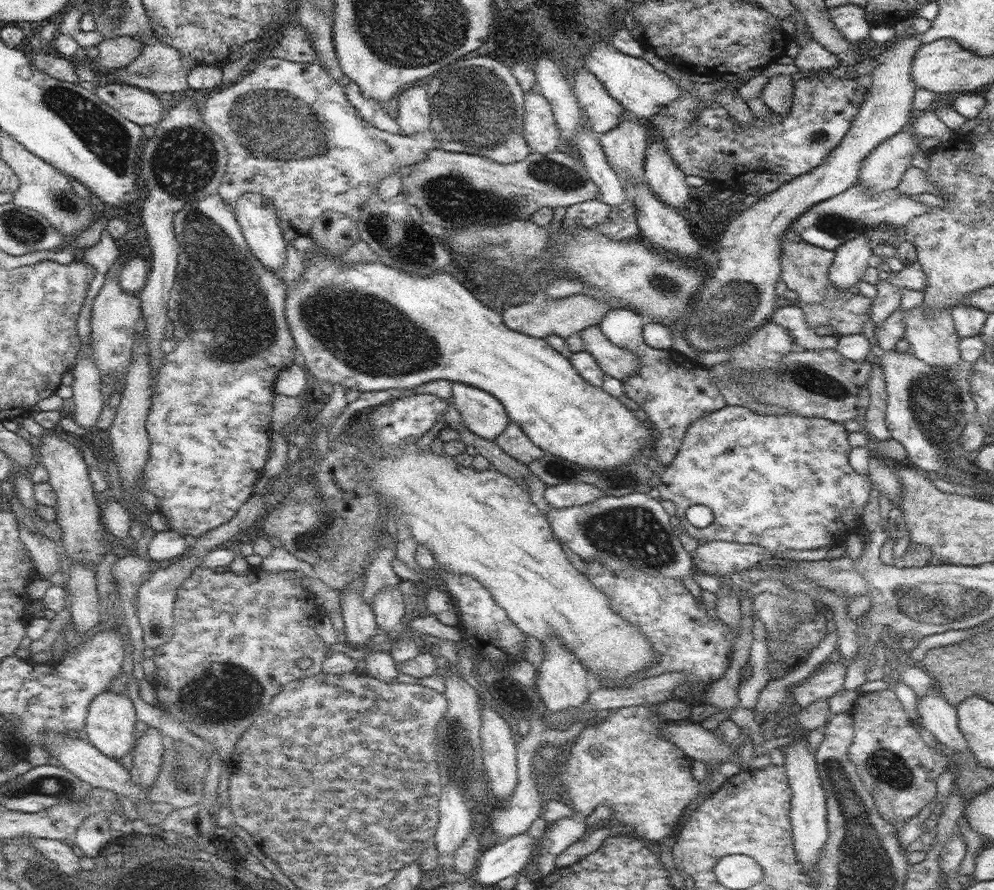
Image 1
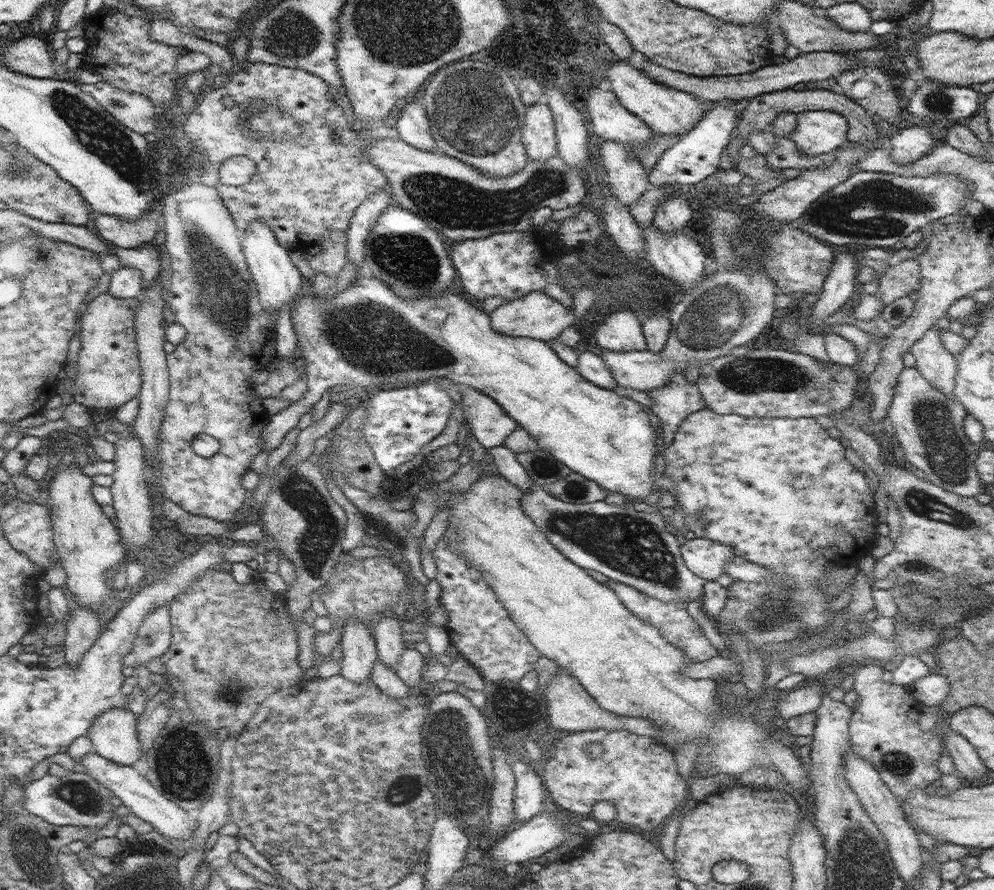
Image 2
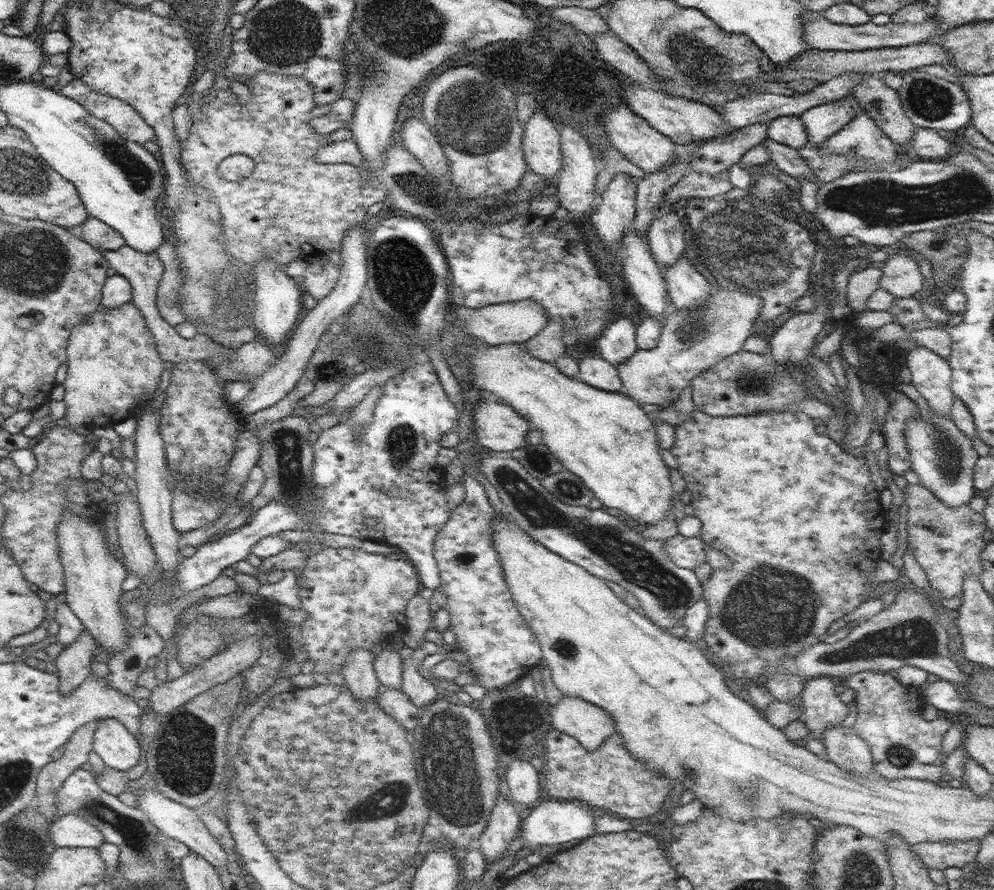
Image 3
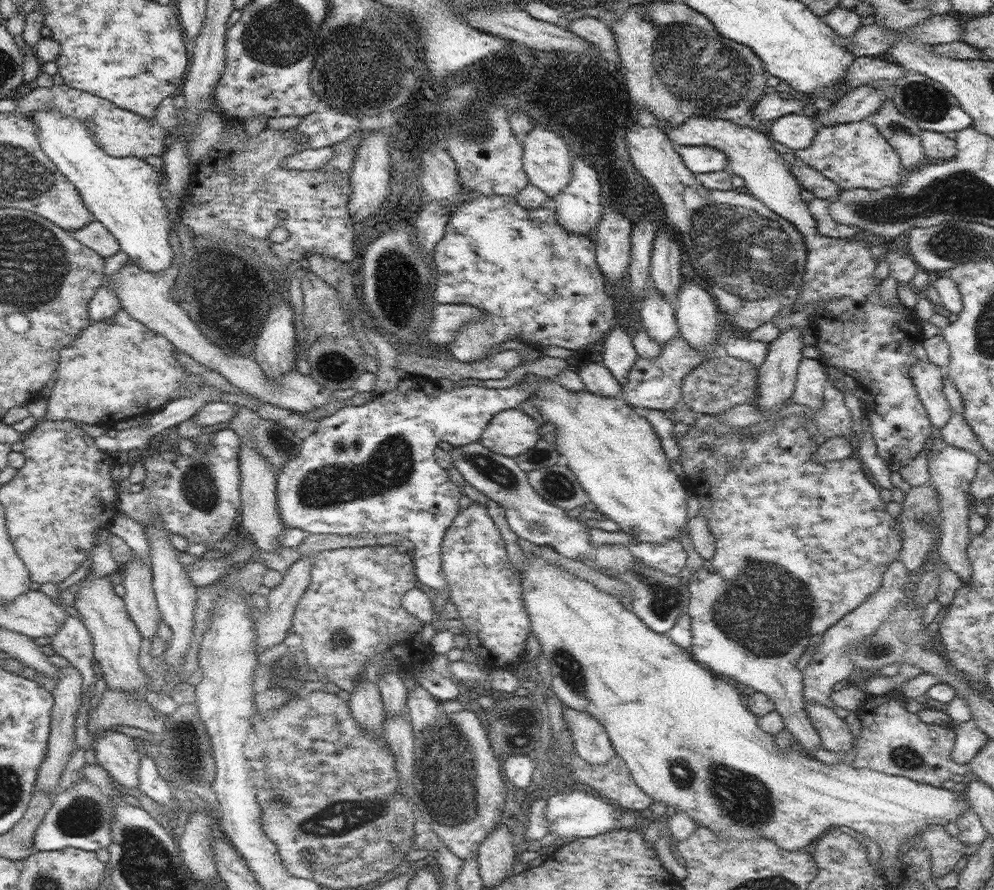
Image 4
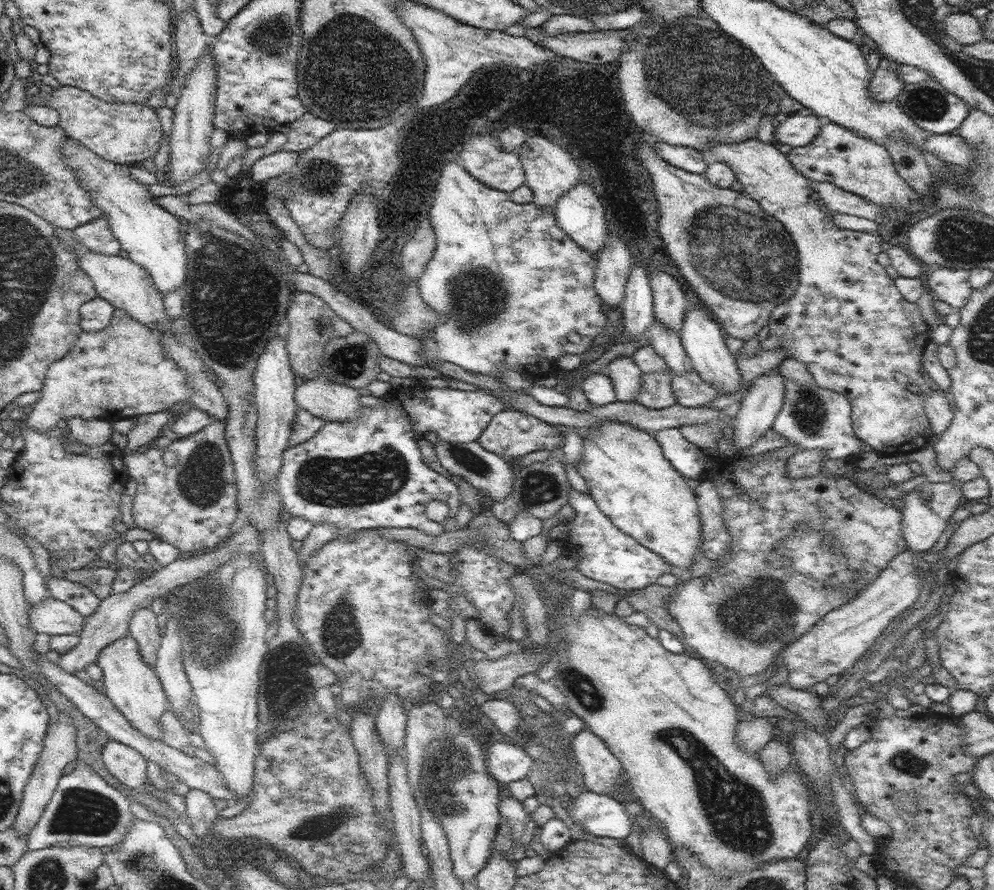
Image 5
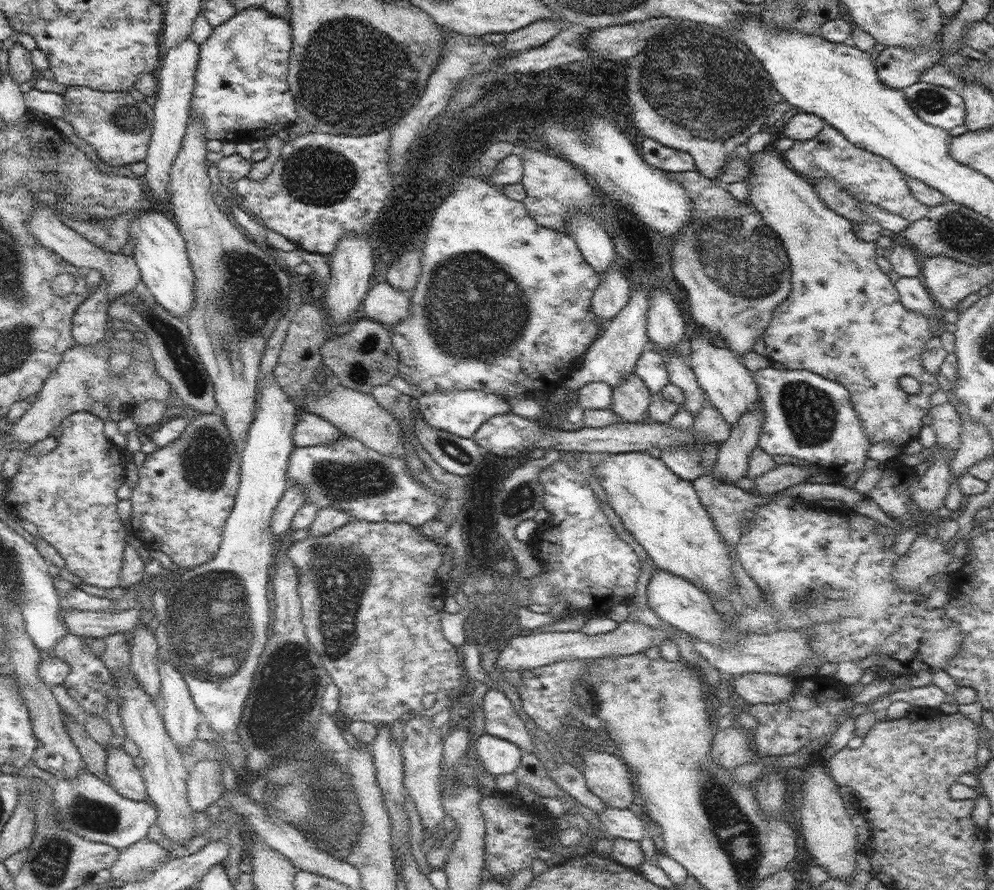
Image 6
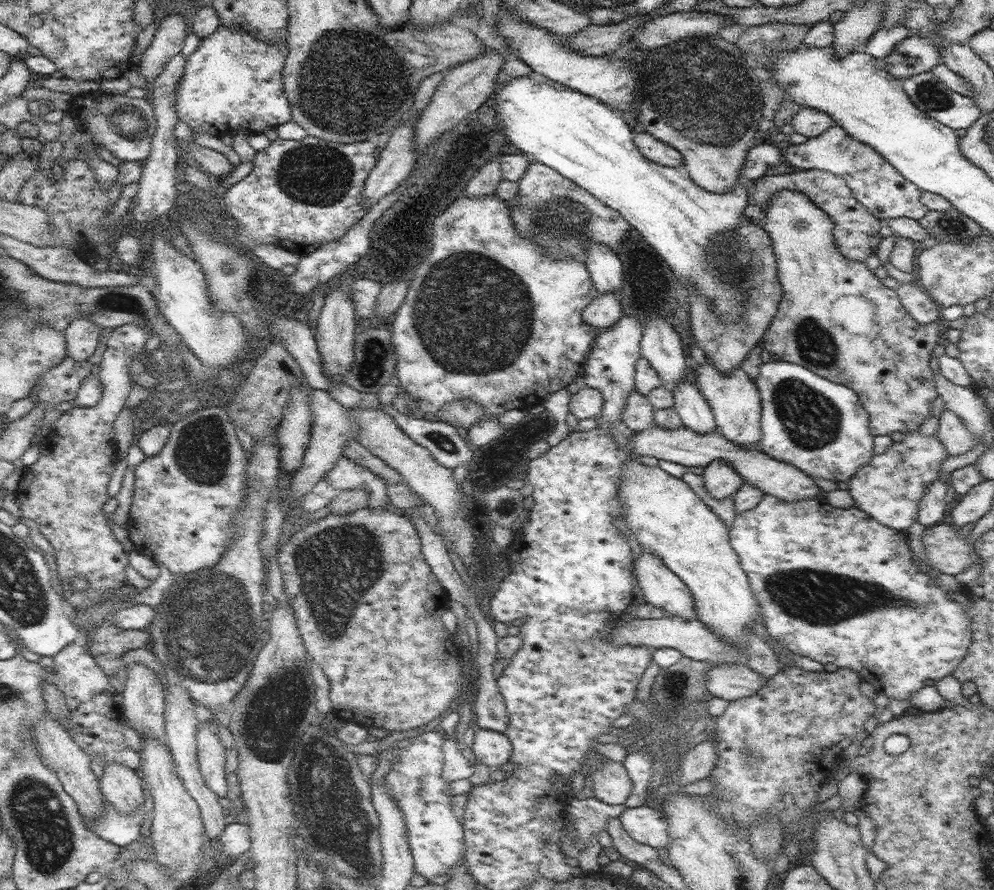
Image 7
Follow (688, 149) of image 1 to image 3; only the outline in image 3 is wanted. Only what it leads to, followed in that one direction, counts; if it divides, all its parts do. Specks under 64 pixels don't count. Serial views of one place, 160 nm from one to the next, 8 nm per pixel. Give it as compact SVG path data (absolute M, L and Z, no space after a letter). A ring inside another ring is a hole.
M849 95L813 106L803 112L800 117L808 133L808 141L817 146L824 145L824 142L828 141L832 135L840 133L842 128L846 127L852 117L860 111L862 111L860 103L853 98L853 95Z

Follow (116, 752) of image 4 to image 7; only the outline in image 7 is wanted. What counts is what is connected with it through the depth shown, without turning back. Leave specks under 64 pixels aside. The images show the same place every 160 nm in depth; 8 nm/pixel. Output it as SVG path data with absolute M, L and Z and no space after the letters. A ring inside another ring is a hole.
M110 763L99 779L104 800L112 803L123 815L133 815L146 799L146 786L138 774L138 770L125 764Z

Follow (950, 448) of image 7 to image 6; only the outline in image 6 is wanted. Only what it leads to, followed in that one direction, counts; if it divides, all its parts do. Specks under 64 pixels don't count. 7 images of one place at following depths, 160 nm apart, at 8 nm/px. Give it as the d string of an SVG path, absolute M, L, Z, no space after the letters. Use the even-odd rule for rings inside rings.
M950 401L931 408L931 428L936 433L937 444L952 447L956 450L959 447L959 434L961 431L960 417Z

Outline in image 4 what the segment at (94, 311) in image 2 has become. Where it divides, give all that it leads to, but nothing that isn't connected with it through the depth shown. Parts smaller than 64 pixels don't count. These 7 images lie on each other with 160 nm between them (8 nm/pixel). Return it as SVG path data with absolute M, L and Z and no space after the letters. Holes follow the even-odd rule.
M124 309L110 318L91 321L60 351L56 384L46 398L48 404L44 419L69 420L112 429L122 420L162 410L170 398L176 396L176 392L180 393L187 383L188 372L175 357L175 352L175 346L165 336L156 334L139 320L133 319Z

